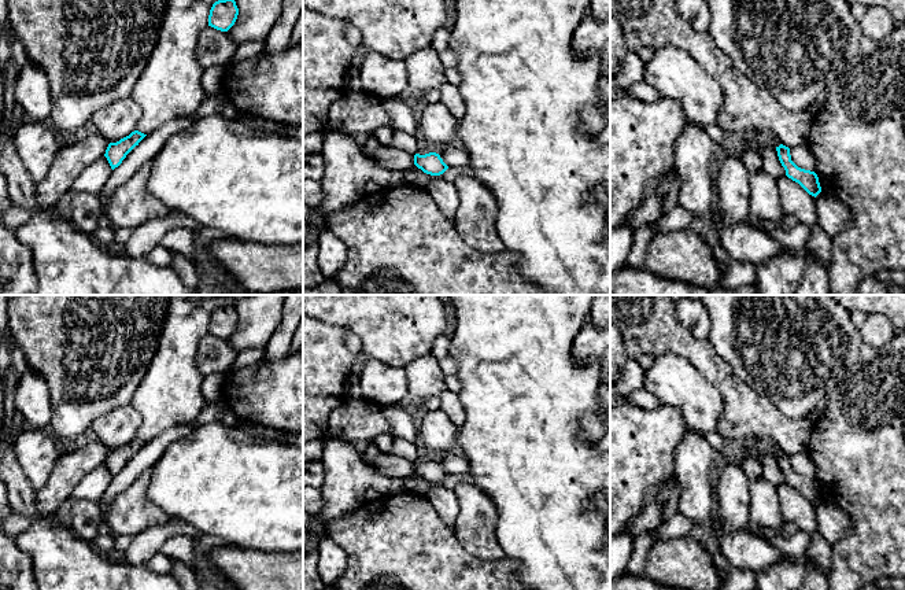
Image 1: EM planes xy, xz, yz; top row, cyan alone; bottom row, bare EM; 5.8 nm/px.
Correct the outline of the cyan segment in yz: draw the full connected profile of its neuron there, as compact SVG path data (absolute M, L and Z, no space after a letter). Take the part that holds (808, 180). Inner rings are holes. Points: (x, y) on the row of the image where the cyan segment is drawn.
M780 144L776 147L779 161L786 170L786 176L798 182L809 195L817 196L821 192L819 177L814 172L798 167L790 155L790 148Z

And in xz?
M429 152L425 155L415 154L414 165L418 169L421 169L424 173L431 176L440 176L448 169L448 166L443 162L440 155L436 152Z

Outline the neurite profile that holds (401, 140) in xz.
M400 130L394 132L392 141L389 145L406 151L411 155L415 155L418 151L417 136Z

